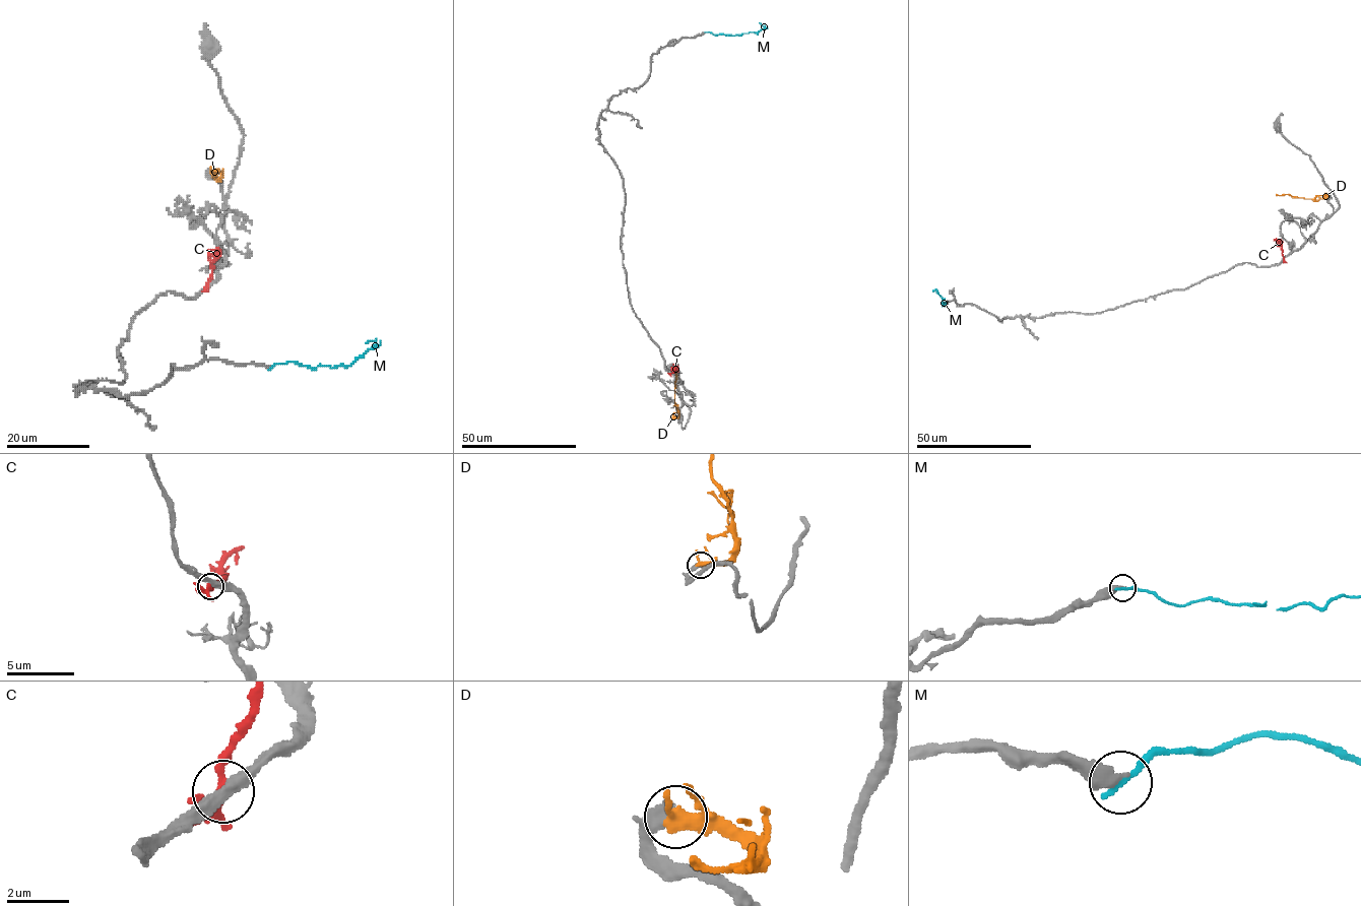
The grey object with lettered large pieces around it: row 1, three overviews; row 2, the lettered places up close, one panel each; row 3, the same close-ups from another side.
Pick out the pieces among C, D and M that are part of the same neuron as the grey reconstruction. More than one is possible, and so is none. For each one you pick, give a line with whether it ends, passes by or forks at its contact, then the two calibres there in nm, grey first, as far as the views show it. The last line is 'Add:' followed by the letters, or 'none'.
D: it forks | 360/280 nm
Add: D

